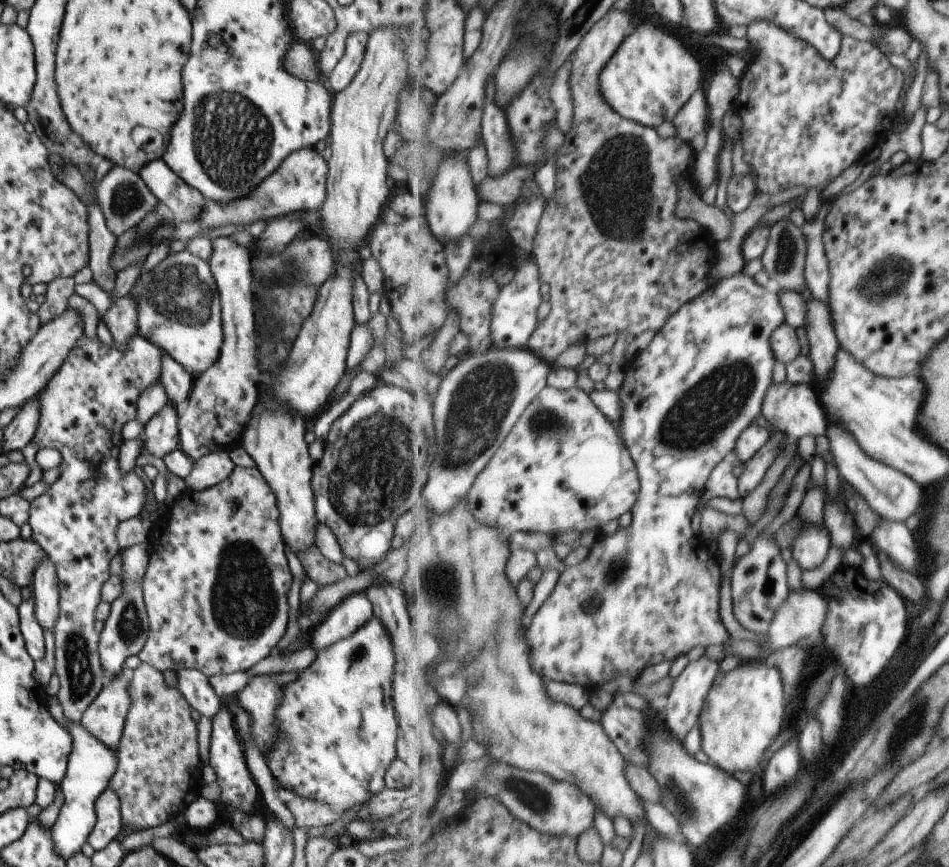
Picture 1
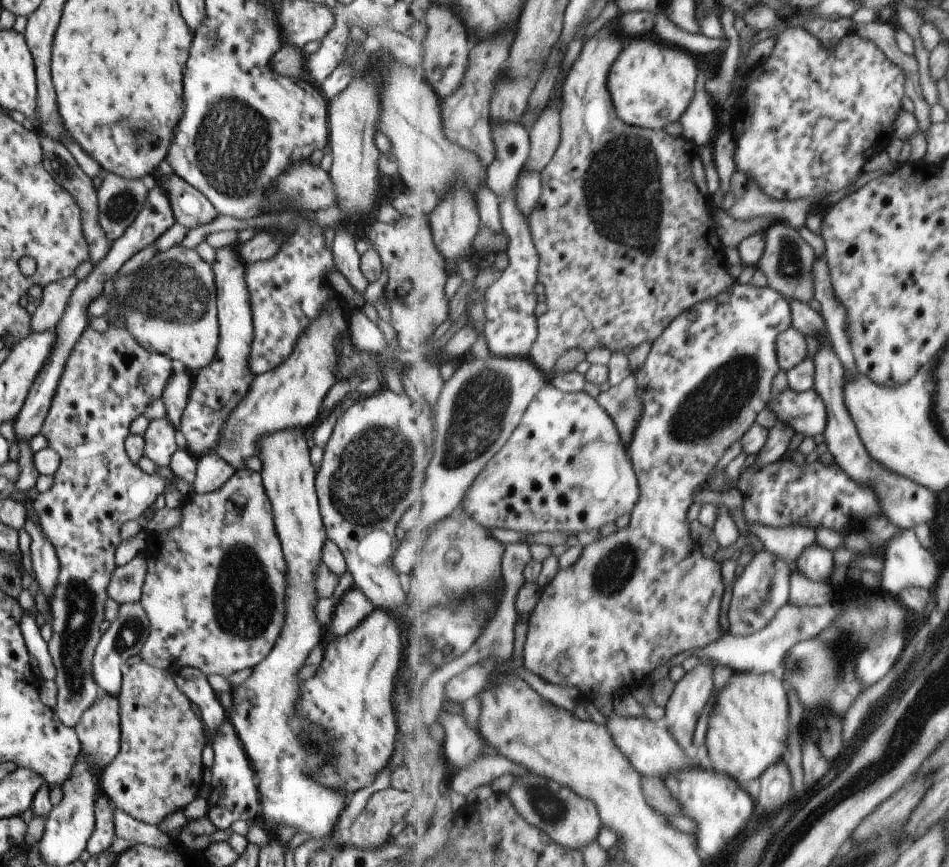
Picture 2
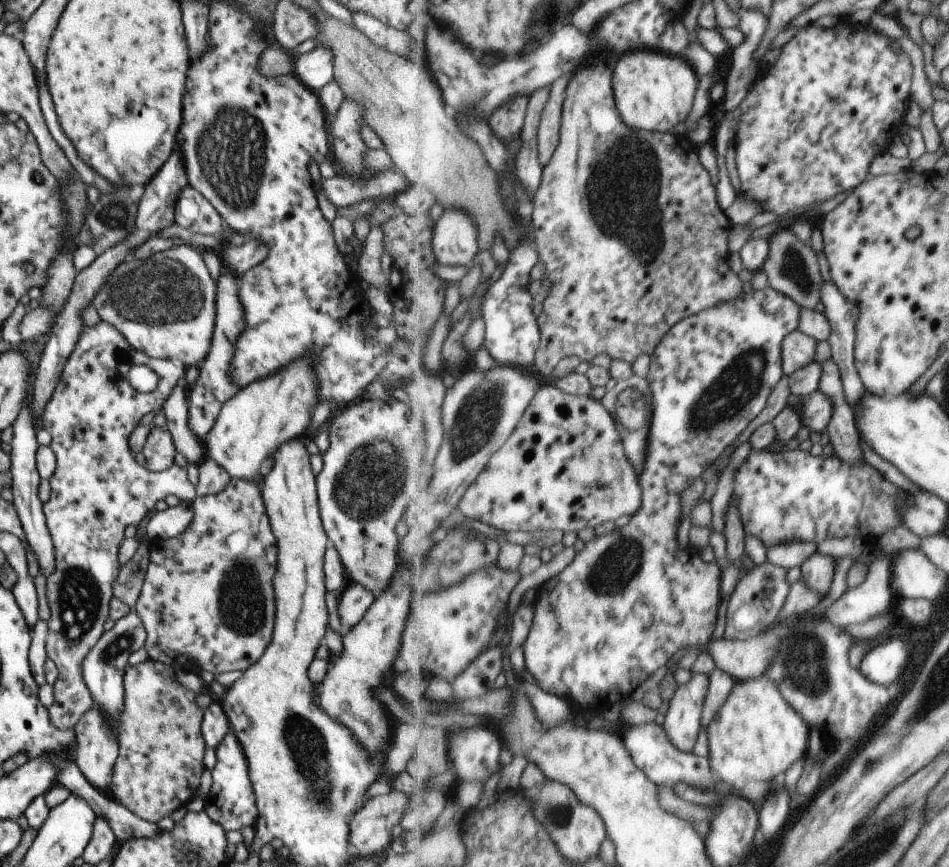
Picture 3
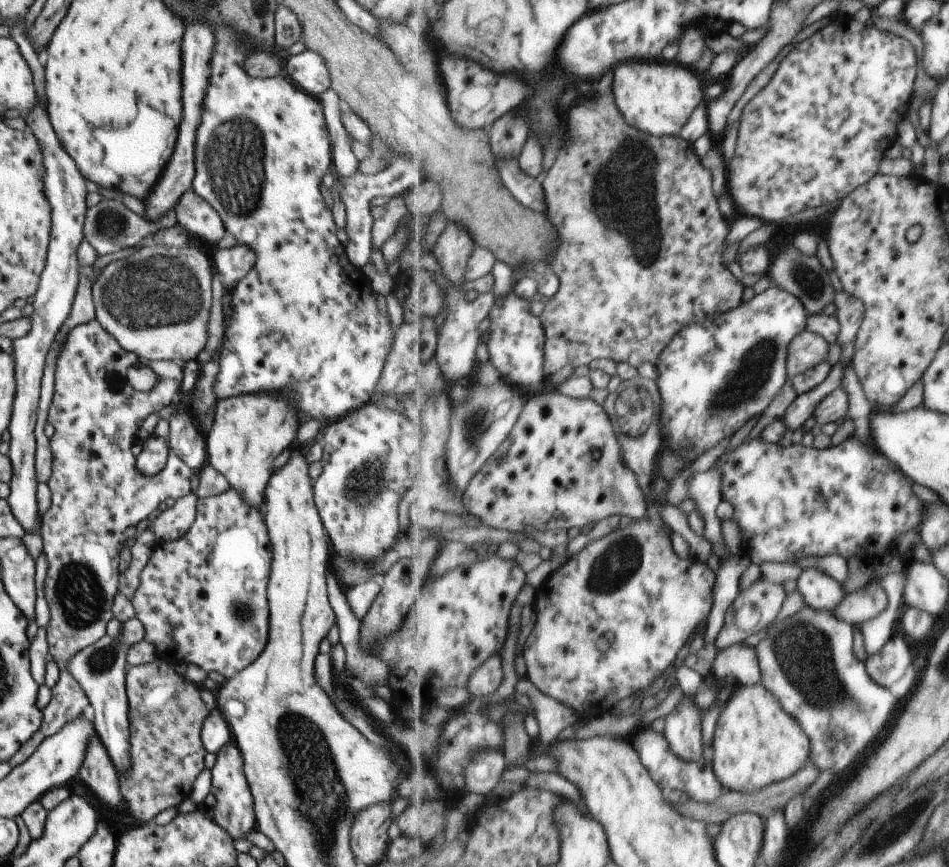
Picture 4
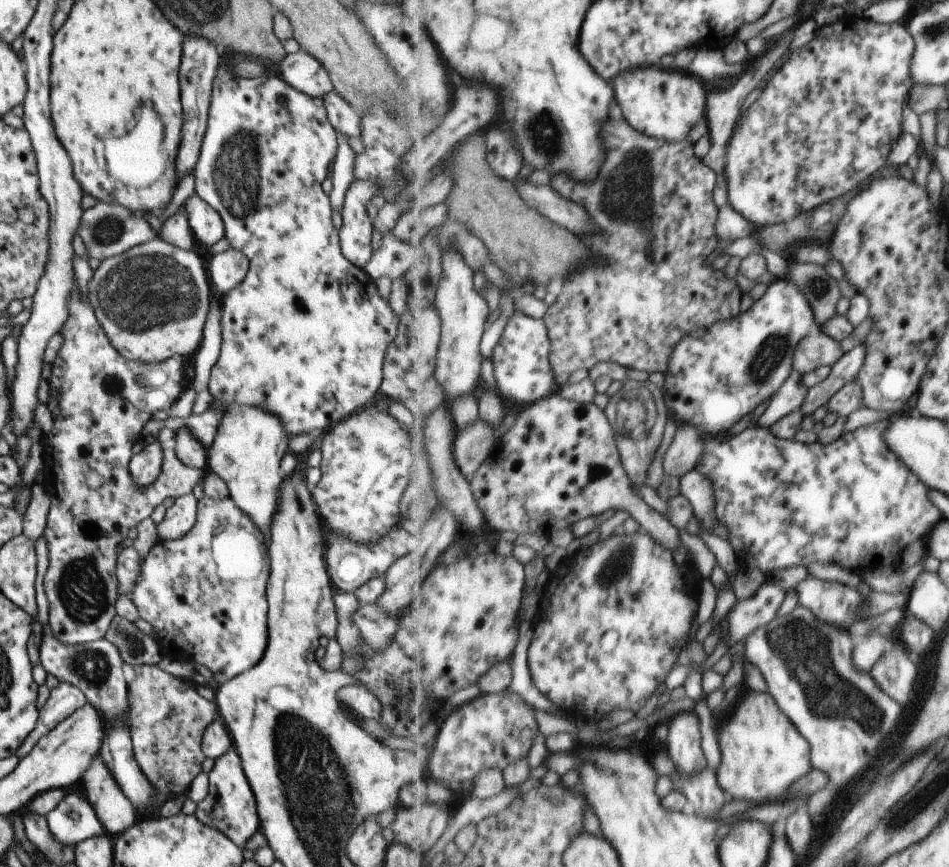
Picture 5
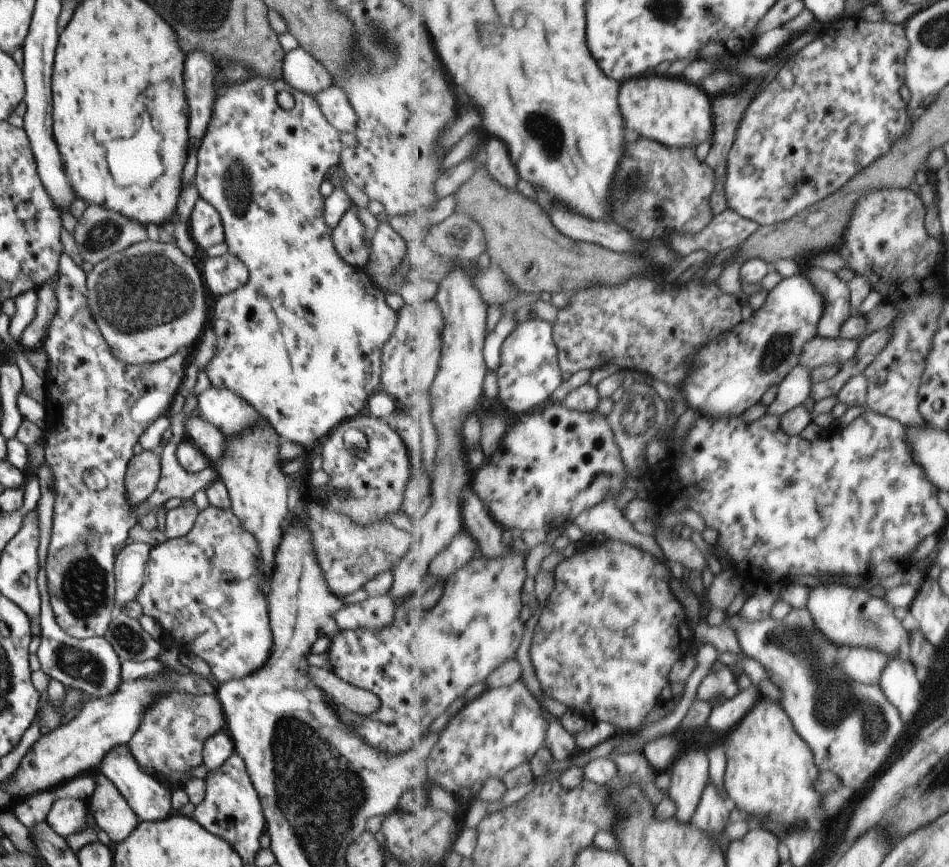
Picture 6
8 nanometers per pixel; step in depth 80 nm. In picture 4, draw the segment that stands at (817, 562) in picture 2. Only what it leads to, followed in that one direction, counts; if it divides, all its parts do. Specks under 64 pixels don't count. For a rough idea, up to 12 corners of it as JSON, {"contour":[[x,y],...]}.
{"contour":[[819,568],[797,579],[807,605],[833,614],[848,596]]}

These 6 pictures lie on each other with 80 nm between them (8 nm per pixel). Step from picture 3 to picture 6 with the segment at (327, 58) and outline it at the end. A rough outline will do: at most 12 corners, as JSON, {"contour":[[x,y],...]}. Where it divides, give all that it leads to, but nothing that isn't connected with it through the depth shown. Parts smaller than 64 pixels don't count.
{"contour":[[299,46],[284,52],[281,78],[312,97],[332,86],[326,68]]}

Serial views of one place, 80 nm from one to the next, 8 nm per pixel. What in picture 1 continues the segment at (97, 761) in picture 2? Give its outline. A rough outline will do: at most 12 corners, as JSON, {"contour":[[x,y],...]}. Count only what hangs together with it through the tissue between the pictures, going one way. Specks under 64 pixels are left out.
{"contour":[[105,680],[79,724],[116,750],[129,709],[129,680]]}

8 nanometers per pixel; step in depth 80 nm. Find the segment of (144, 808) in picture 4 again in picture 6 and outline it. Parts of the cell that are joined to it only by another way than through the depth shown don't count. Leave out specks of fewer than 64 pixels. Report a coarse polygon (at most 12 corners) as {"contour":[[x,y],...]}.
{"contour":[[169,691],[127,743],[161,785],[202,764],[224,716],[215,696]]}

